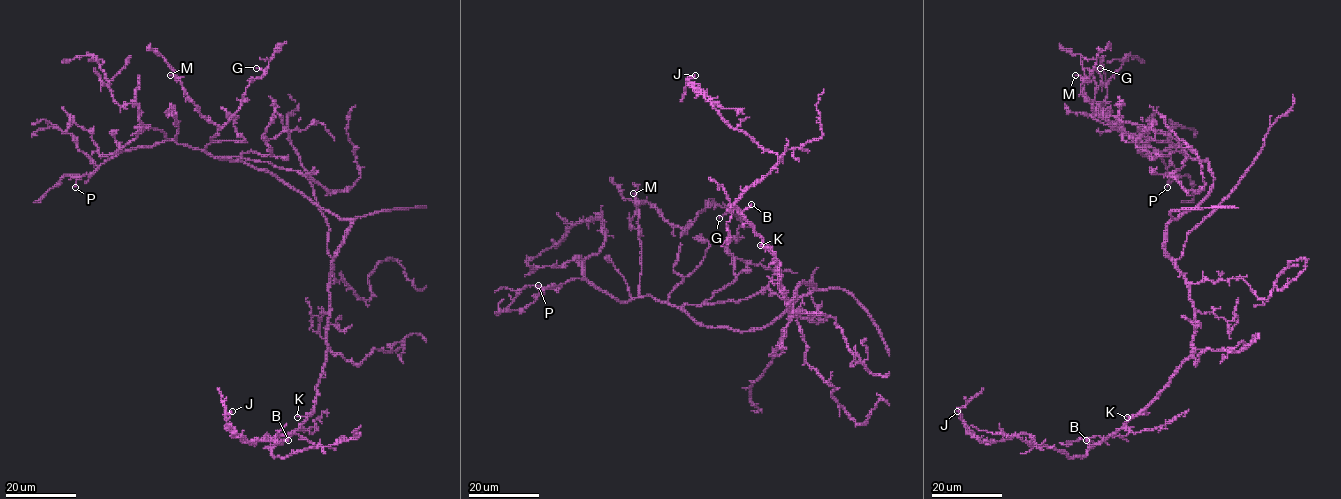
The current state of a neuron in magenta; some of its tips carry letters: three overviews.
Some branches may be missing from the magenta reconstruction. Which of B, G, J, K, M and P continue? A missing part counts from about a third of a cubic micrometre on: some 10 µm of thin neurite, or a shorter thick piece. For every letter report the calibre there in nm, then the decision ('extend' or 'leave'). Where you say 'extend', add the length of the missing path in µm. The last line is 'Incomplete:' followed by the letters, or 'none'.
B: 140 nm thick; leave
G: 130 nm thick; leave
J: 130 nm thick; leave
K: 140 nm thick; leave
M: 150 nm thick; leave
P: 150 nm thick; leave
Incomplete: none

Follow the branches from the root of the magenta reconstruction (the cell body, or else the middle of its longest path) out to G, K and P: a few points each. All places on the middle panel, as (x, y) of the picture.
G: (804, 283), (814, 287), (749, 331), (699, 325), (672, 306), (681, 235), (710, 198), (728, 211), (719, 218)
K: (804, 283), (796, 289), (790, 312), (789, 300), (780, 284), (777, 259), (760, 245)
P: (804, 283), (814, 287), (749, 331), (699, 325), (649, 295), (617, 301), (582, 279), (538, 285)

